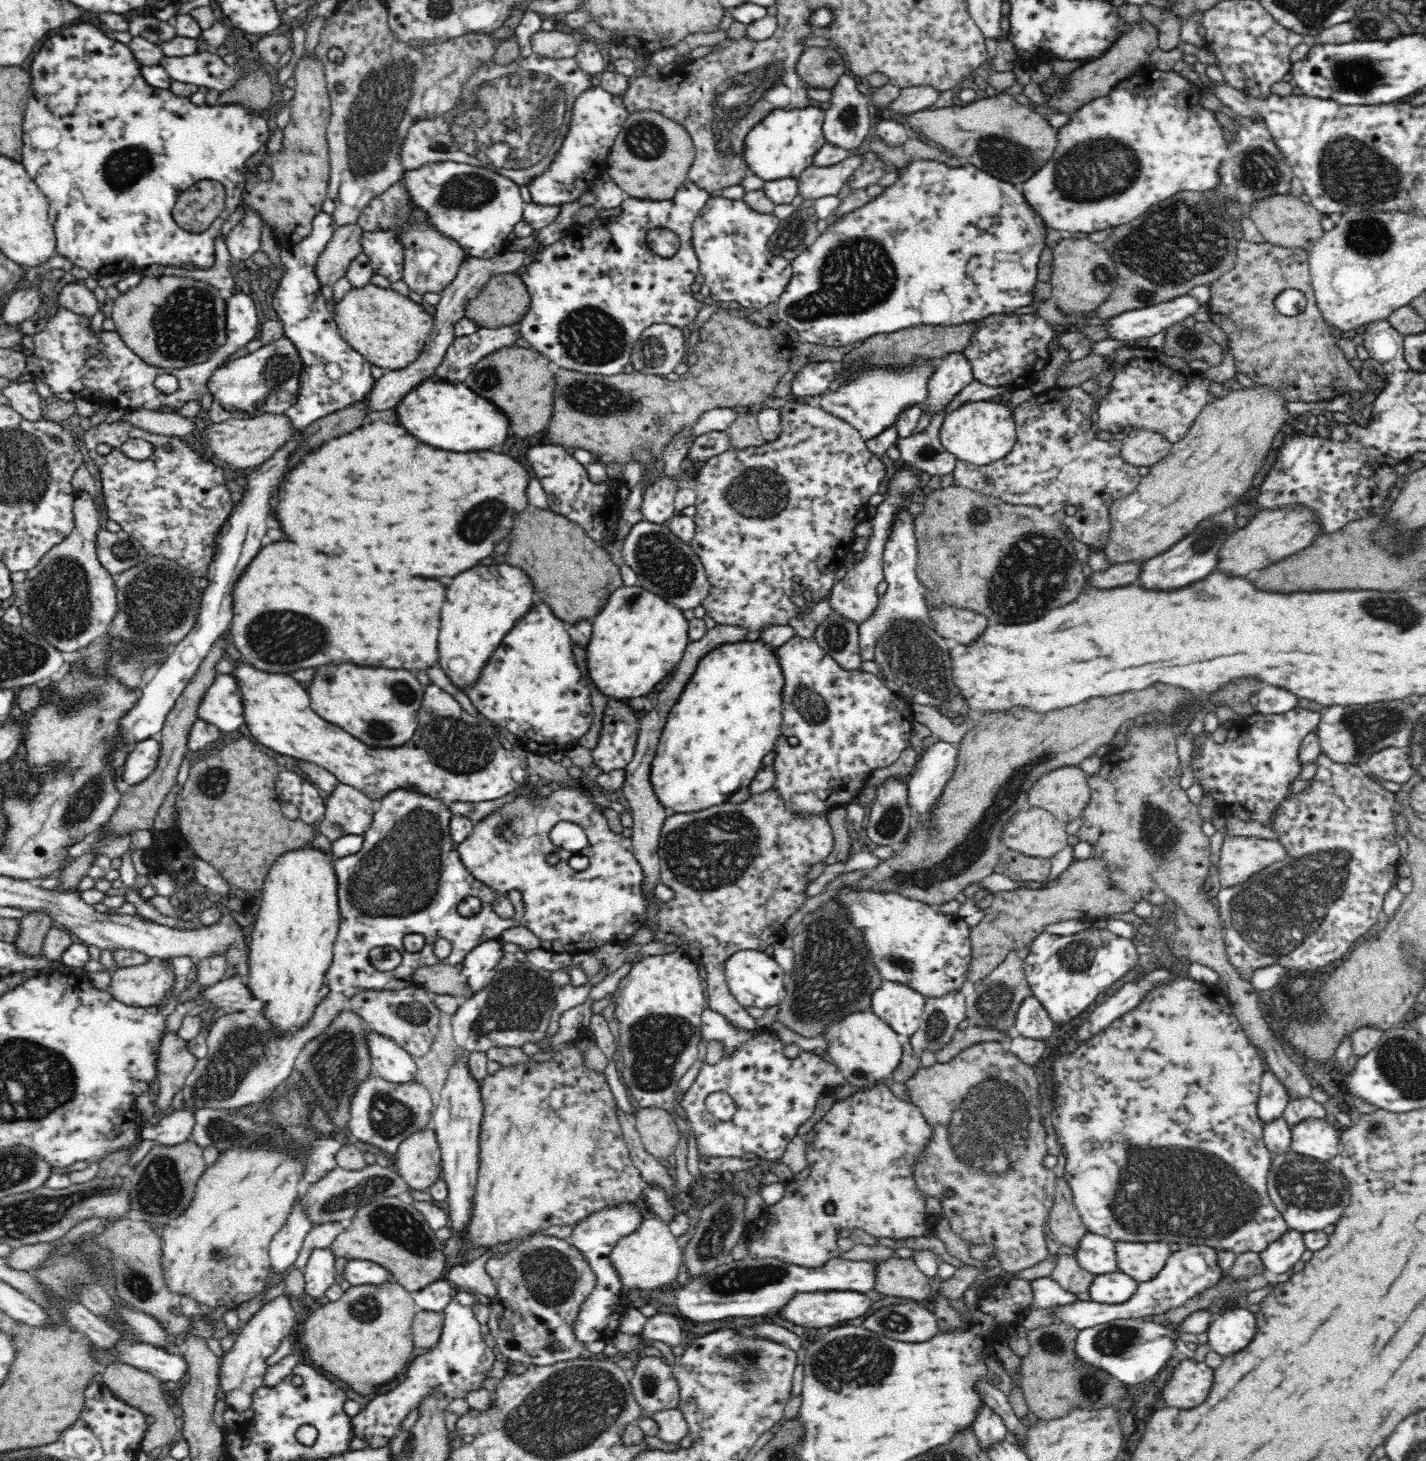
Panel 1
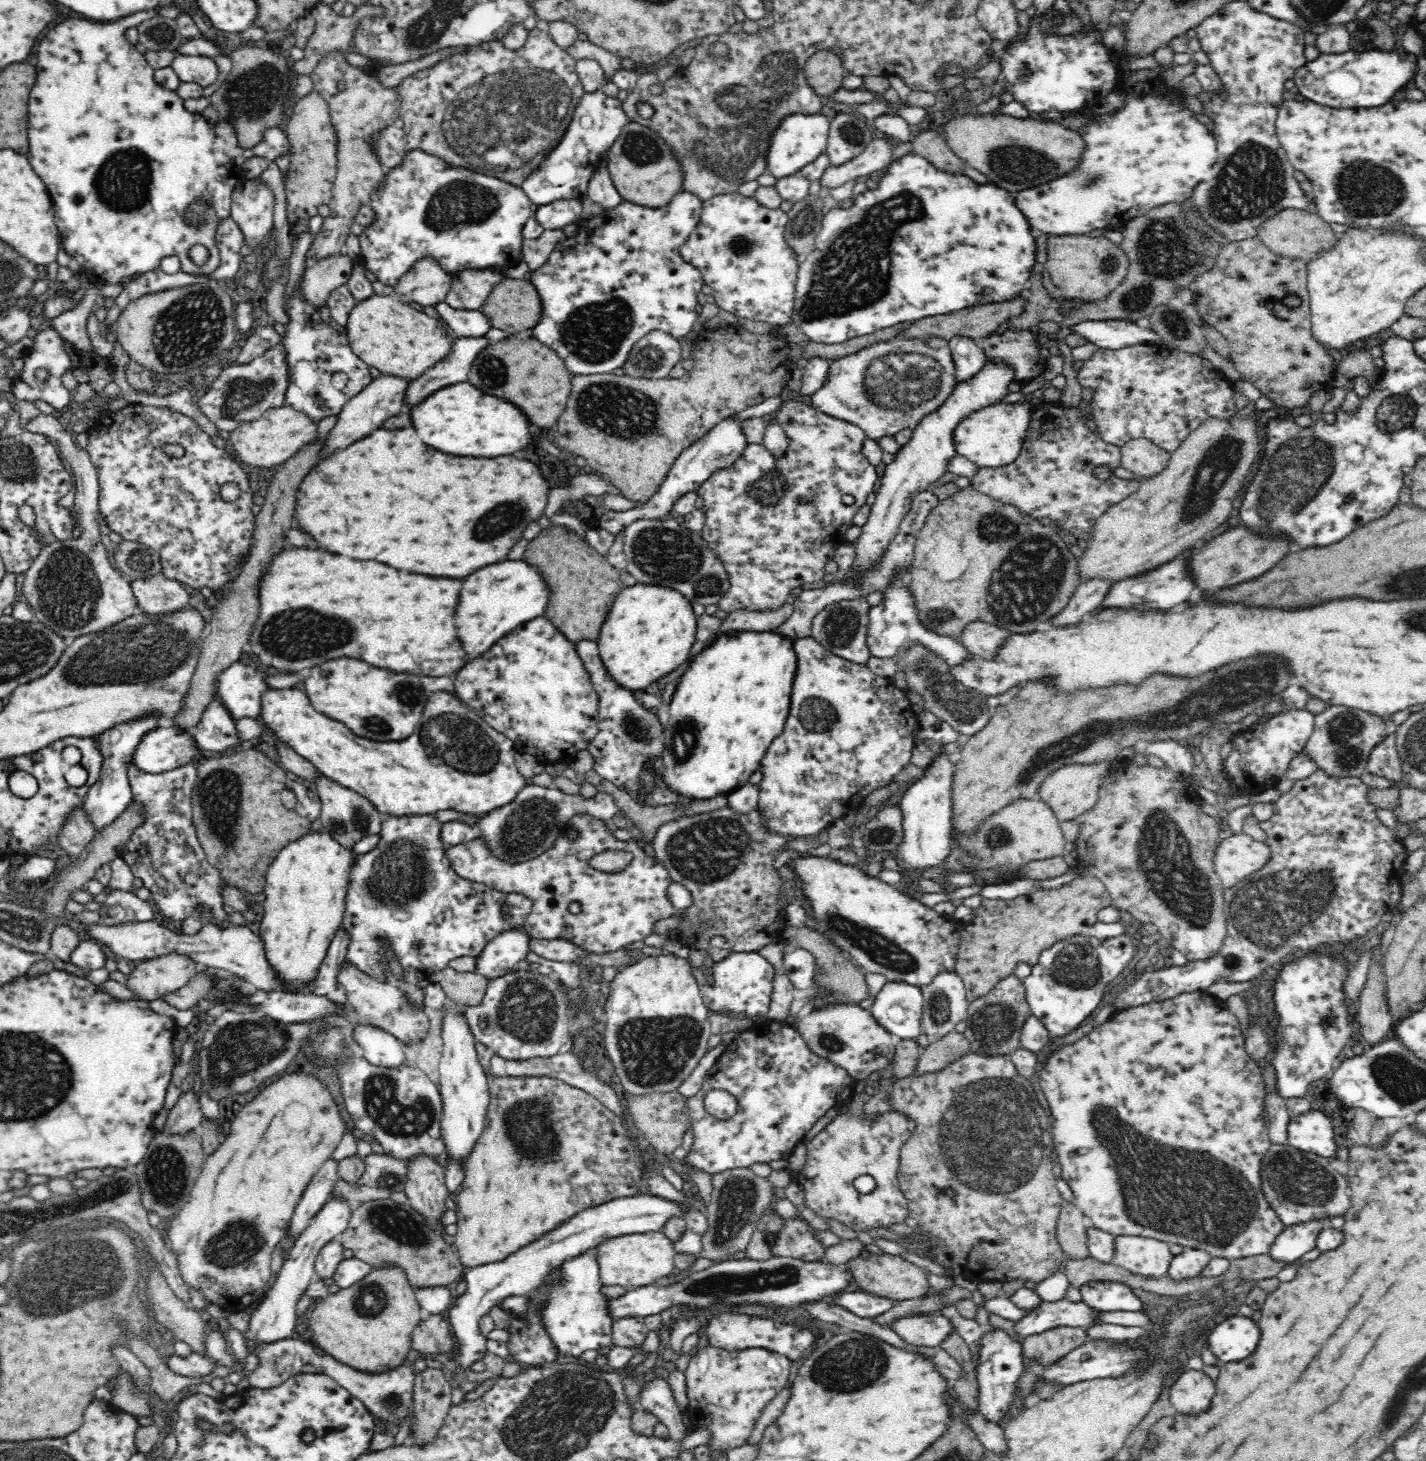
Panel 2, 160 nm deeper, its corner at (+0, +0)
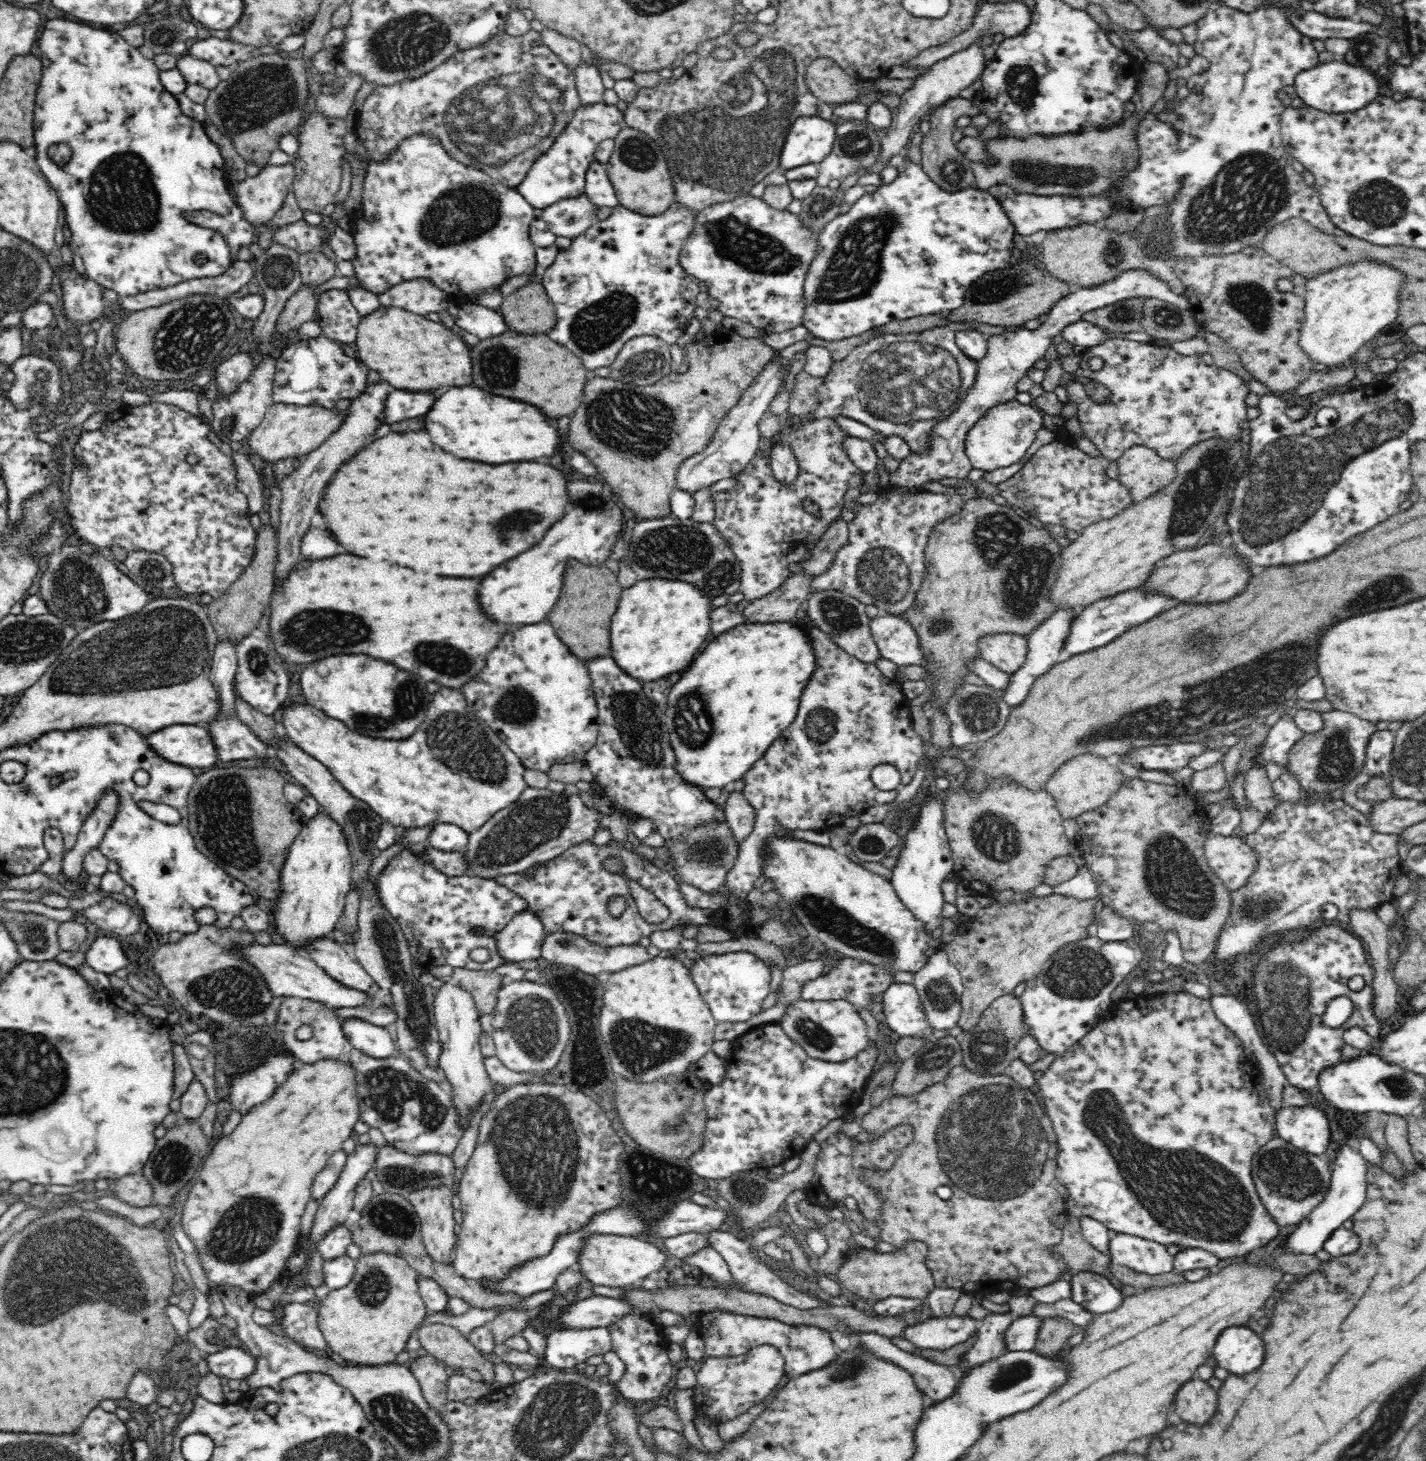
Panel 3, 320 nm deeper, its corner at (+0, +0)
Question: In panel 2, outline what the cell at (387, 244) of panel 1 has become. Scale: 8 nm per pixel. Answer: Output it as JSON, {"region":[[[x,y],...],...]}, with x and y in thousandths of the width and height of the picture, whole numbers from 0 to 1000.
{"region":[[[288,103],[287,105],[285,105],[285,107],[282,108],[282,111],[279,114],[276,114],[272,116],[272,118],[269,119],[268,125],[265,126],[265,129],[259,133],[259,138],[259,142],[263,146],[262,151],[257,155],[257,156],[252,160],[252,165],[253,167],[253,176],[252,179],[256,184],[258,184],[262,189],[264,192],[268,193],[271,196],[278,196],[279,192],[281,189],[283,189],[288,183],[289,181],[291,181],[294,178],[296,177],[304,177],[310,185],[313,187],[316,187],[317,189],[323,187],[326,185],[356,185],[356,183],[360,183],[363,179],[367,178],[367,155],[369,153],[369,151],[374,148],[373,146],[373,138],[370,136],[370,133],[366,130],[366,128],[363,128],[356,125],[355,124],[351,123],[350,122],[335,119],[335,117],[327,116],[325,114],[318,114],[311,111],[309,108],[304,107],[304,105],[300,105],[297,103]]]}

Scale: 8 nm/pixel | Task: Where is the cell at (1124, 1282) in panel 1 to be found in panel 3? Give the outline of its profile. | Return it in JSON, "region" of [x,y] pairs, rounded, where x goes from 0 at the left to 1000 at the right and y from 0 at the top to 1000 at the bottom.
{"region":[[[752,871],[750,888],[765,899],[776,899],[785,894],[787,885],[783,879],[776,874],[764,871]]]}

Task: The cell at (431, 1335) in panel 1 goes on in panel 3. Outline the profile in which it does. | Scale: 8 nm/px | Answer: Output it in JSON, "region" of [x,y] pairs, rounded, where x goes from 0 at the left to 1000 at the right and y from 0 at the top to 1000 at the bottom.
{"region":[[[302,906],[293,910],[293,916],[299,925],[311,932],[314,936],[327,939],[335,938],[339,943],[338,946],[344,949],[349,946],[347,934],[339,930],[320,909],[310,906]]]}

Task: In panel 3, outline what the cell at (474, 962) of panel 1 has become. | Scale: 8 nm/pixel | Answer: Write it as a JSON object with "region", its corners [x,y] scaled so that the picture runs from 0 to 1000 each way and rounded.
{"region":[[[370,621],[363,624],[354,636],[348,640],[349,651],[358,659],[377,657],[379,656],[380,645],[383,641],[376,623]]]}

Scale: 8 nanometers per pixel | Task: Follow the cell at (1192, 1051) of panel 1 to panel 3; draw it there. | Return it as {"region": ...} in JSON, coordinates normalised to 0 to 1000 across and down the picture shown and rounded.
{"region":[[[826,678],[811,682],[800,680],[784,684],[780,687],[764,708],[752,715],[749,720],[739,724],[731,737],[727,739],[727,742],[731,750],[734,764],[738,767],[741,780],[740,806],[749,814],[759,832],[768,834],[783,844],[792,845],[816,852],[825,851],[827,854],[843,854],[860,863],[871,862],[879,854],[896,846],[898,840],[885,824],[877,806],[878,792],[884,784],[896,778],[895,760],[890,755],[889,748],[884,737],[882,738],[884,732],[881,728],[878,730],[875,728],[872,718],[871,713],[854,698],[850,691],[849,684]]]}

